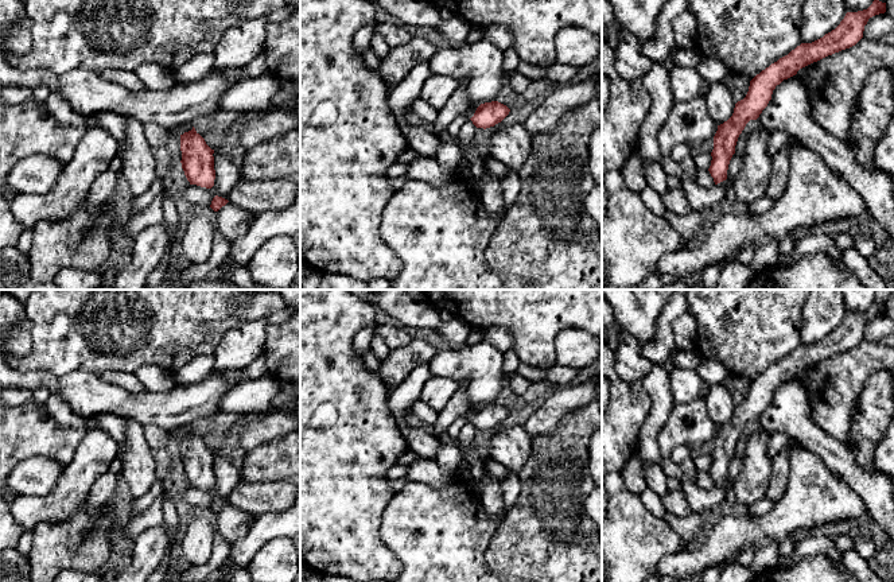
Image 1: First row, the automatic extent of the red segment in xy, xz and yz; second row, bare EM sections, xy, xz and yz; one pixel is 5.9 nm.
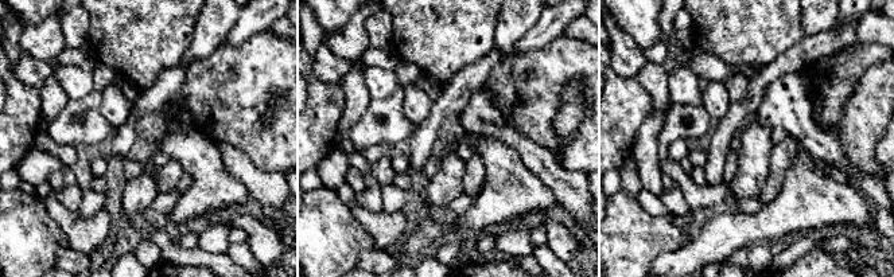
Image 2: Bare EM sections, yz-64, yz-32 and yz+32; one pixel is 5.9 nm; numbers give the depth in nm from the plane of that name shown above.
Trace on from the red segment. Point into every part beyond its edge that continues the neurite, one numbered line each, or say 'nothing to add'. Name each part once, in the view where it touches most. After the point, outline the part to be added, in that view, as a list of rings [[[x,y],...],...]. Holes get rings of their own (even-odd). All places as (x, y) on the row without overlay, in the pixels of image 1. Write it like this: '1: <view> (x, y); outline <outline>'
nothing to add

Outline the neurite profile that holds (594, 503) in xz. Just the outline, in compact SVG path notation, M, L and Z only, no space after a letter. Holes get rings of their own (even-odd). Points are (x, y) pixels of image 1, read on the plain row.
M596 489L586 503L586 512L598 528L602 542L602 490Z

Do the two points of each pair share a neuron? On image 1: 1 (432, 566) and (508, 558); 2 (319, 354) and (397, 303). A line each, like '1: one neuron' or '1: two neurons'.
1: two neurons
2: two neurons

